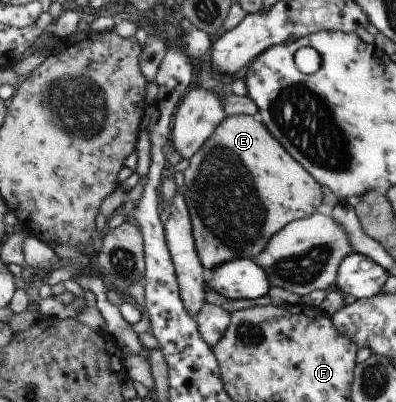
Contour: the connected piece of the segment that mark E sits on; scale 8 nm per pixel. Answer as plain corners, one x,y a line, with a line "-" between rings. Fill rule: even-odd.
251,115
223,117
201,148
188,158
187,168
182,174
181,190
192,226
195,250
205,272
233,259
252,260
263,250
265,240
279,232
279,228
312,215
321,204
320,184
285,152
263,123
254,120

